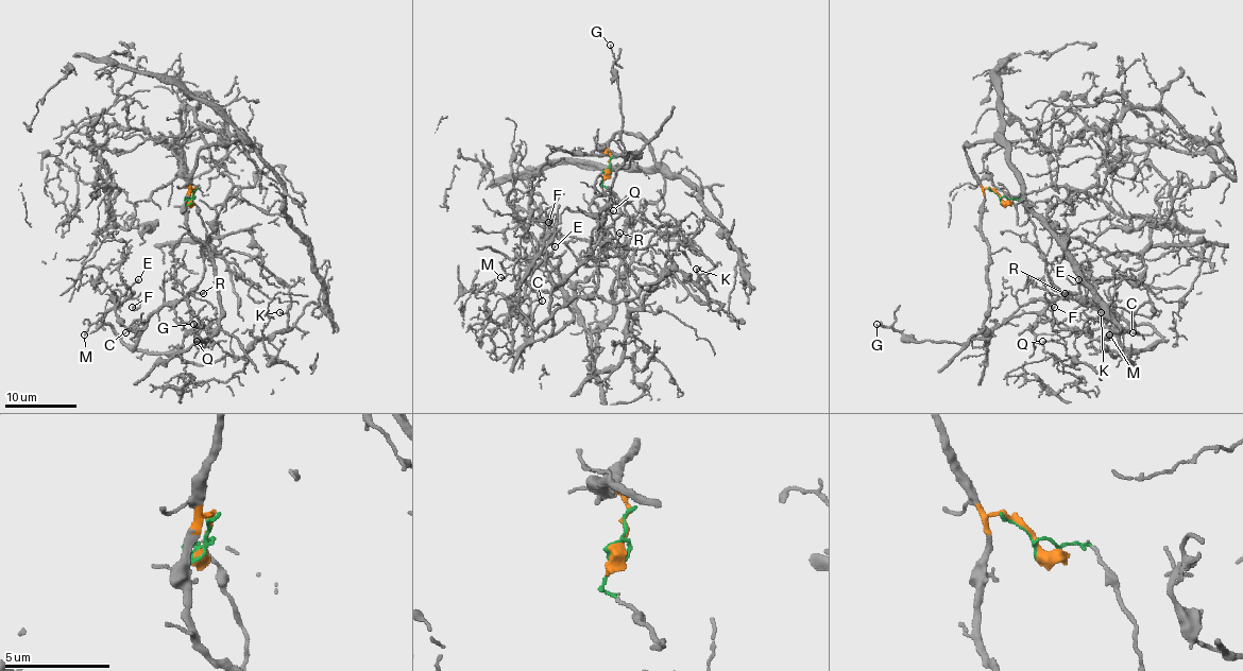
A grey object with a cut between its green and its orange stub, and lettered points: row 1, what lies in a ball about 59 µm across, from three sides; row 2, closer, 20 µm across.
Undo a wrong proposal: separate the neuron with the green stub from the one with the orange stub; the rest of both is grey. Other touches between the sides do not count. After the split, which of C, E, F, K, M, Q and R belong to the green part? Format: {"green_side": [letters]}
{"green_side": ["C", "E", "F", "K", "M", "Q", "R"]}

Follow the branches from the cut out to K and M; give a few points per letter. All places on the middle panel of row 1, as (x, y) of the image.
K: (608, 169), (618, 216), (551, 290), (550, 310), (633, 298), (671, 270), (702, 288), (696, 268)
M: (608, 169), (618, 216), (551, 290), (550, 315), (535, 328), (517, 280), (501, 277)

